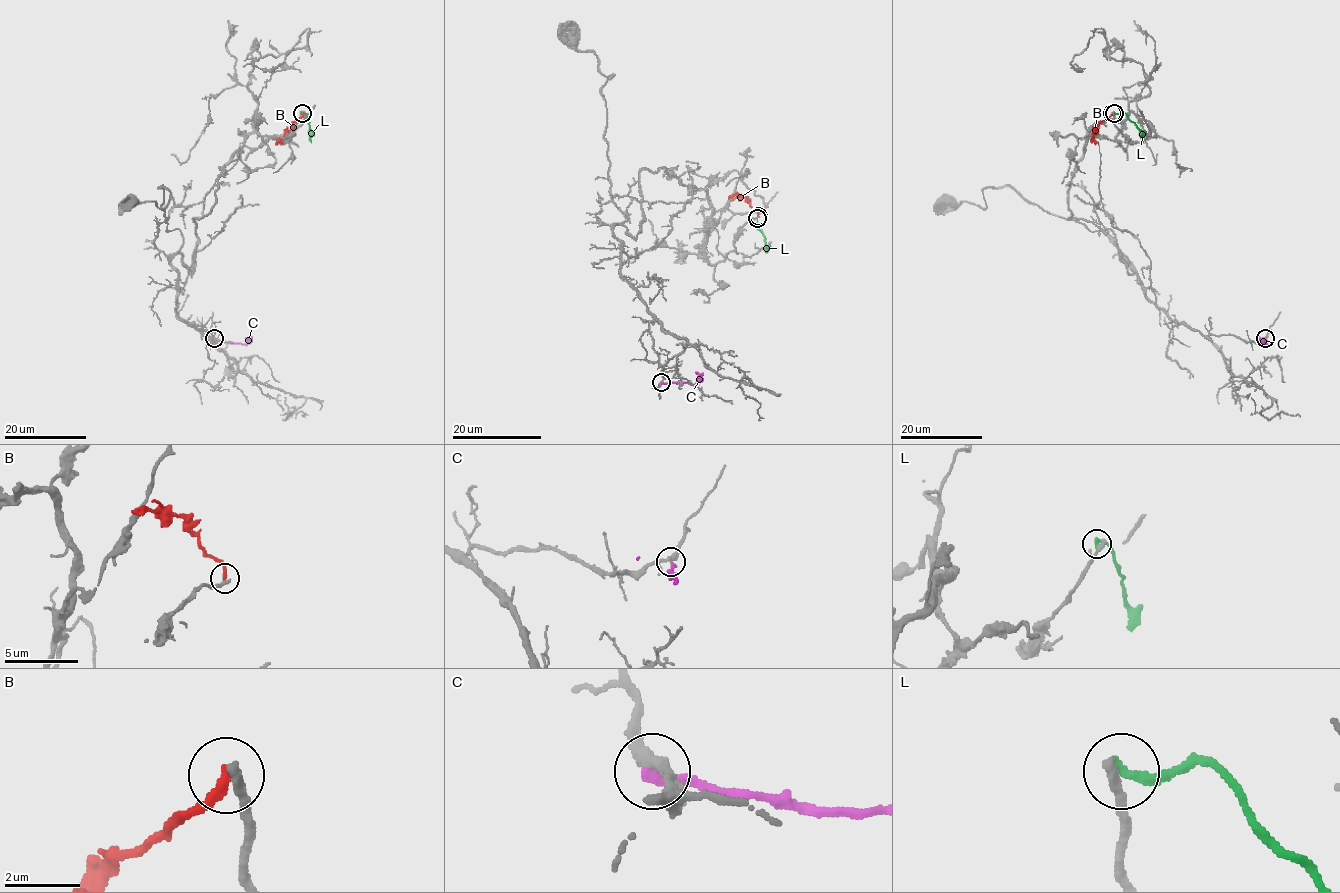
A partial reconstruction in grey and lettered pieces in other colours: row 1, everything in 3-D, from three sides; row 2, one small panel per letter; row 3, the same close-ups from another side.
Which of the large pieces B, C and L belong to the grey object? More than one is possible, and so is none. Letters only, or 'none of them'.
none of them

